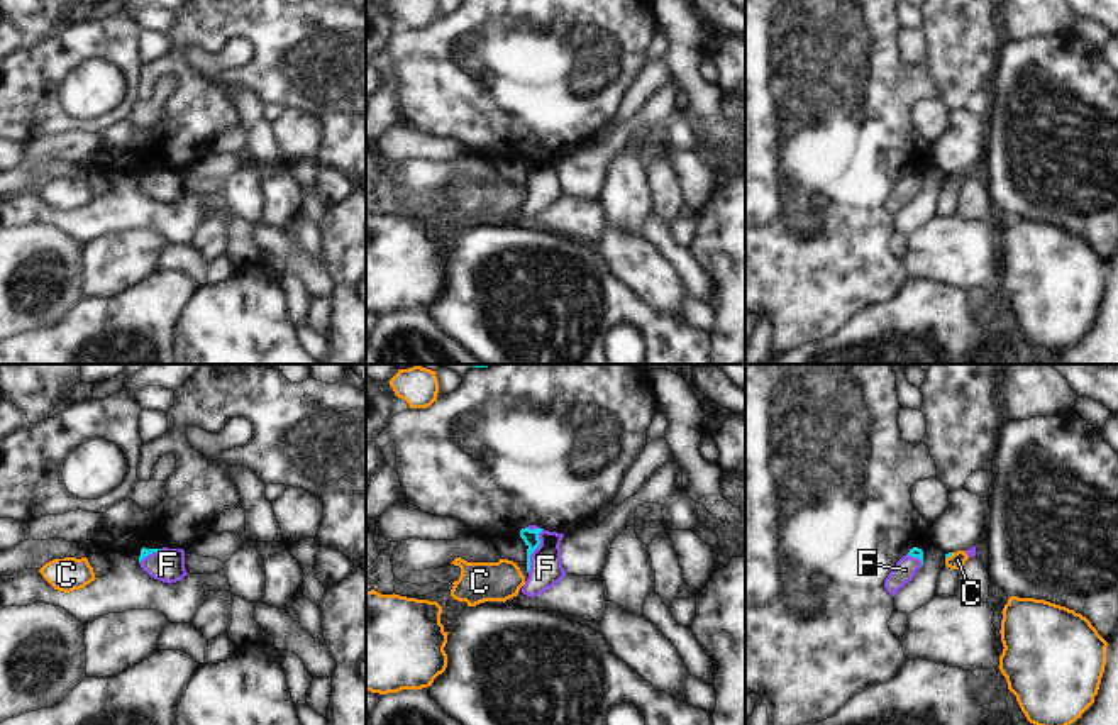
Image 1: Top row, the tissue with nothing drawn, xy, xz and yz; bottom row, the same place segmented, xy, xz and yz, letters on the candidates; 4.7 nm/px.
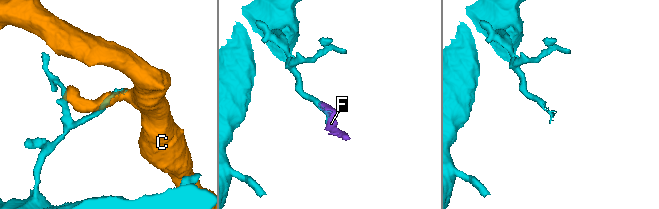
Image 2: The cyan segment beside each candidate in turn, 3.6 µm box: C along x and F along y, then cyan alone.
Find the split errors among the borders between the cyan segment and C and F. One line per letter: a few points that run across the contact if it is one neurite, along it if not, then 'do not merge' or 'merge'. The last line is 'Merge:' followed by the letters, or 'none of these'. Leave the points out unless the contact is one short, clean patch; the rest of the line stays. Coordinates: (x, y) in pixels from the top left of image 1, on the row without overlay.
C: yz (952, 173), (946, 180) | do not merge
F: xz (531, 158), (536, 168), (542, 175), (546, 188) | merge
Merge: F

